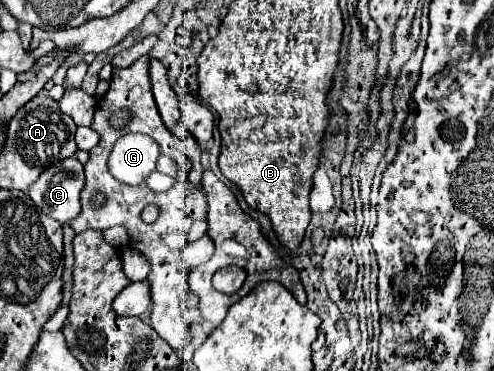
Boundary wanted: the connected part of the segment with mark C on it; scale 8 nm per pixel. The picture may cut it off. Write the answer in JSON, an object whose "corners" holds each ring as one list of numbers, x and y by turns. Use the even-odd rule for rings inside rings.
{"corners":[[71,156,45,170,35,184,29,186,27,194,43,210,43,214,67,224,81,210,79,192,83,188,85,174,83,164]]}

